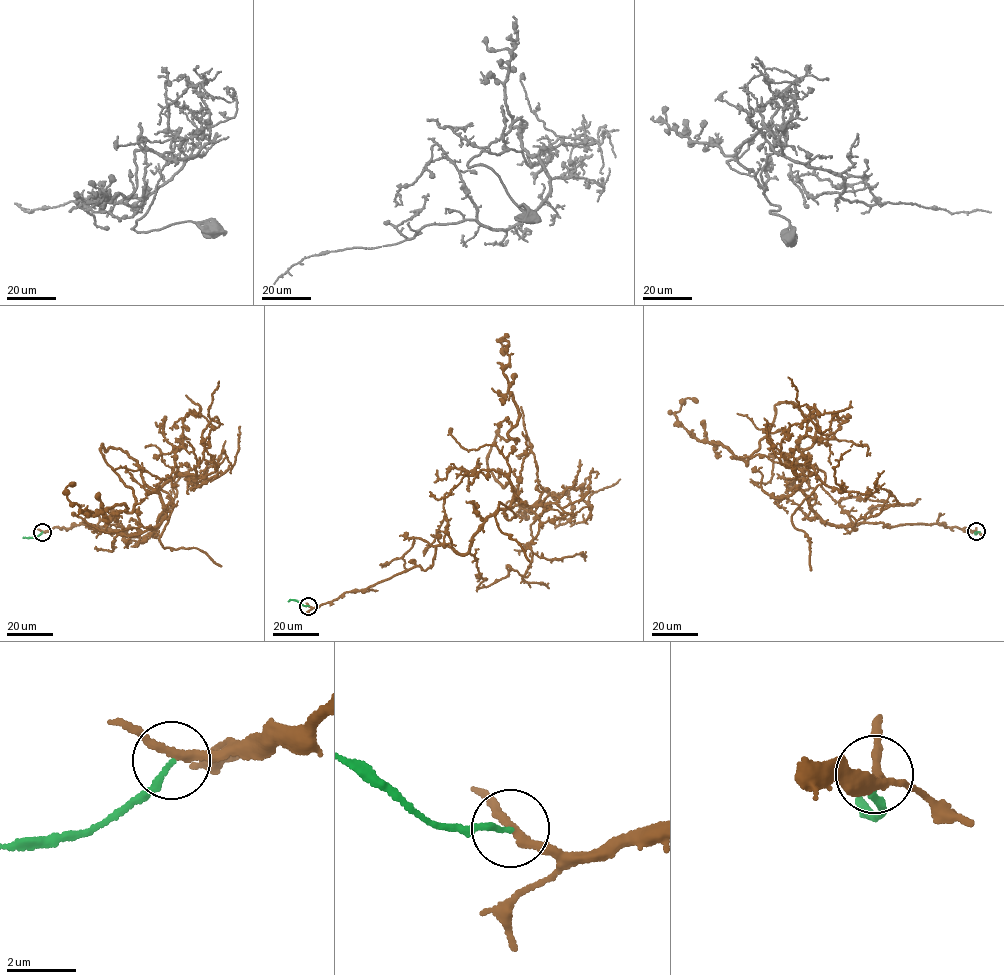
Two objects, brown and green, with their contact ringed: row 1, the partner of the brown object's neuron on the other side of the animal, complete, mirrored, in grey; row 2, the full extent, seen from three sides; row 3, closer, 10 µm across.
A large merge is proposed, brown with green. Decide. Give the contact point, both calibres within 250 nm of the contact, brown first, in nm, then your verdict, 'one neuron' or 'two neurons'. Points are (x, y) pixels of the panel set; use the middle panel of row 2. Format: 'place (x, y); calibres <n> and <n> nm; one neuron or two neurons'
place (308, 606); calibres 240 and 160 nm; two neurons

